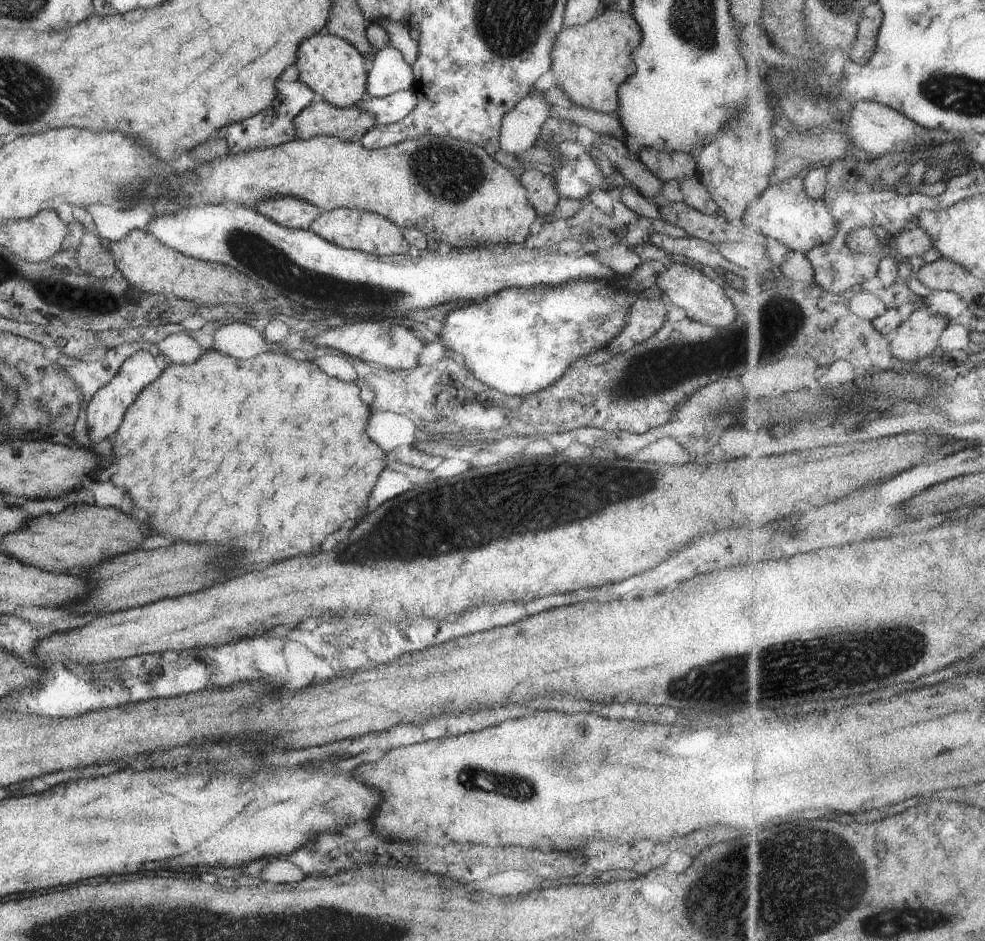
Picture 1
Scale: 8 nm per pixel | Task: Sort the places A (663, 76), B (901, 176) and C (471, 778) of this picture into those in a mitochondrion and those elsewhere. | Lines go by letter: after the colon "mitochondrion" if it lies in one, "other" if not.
A: other
B: other
C: mitochondrion

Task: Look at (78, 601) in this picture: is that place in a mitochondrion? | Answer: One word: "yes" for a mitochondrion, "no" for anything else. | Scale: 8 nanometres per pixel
no

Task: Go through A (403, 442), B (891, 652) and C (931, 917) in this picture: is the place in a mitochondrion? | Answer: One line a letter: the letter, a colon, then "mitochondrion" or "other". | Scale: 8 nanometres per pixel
A: other
B: mitochondrion
C: mitochondrion

